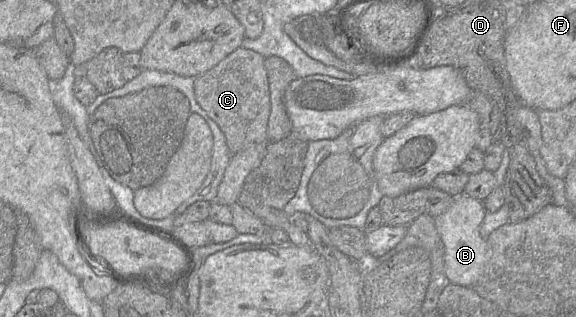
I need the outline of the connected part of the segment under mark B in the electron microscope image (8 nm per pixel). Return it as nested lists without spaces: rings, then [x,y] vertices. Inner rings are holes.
[[[461,194],[444,213],[435,218],[444,247],[446,275],[452,284],[473,287],[484,272],[489,259],[489,247],[480,234],[480,227],[486,213],[483,202]]]

